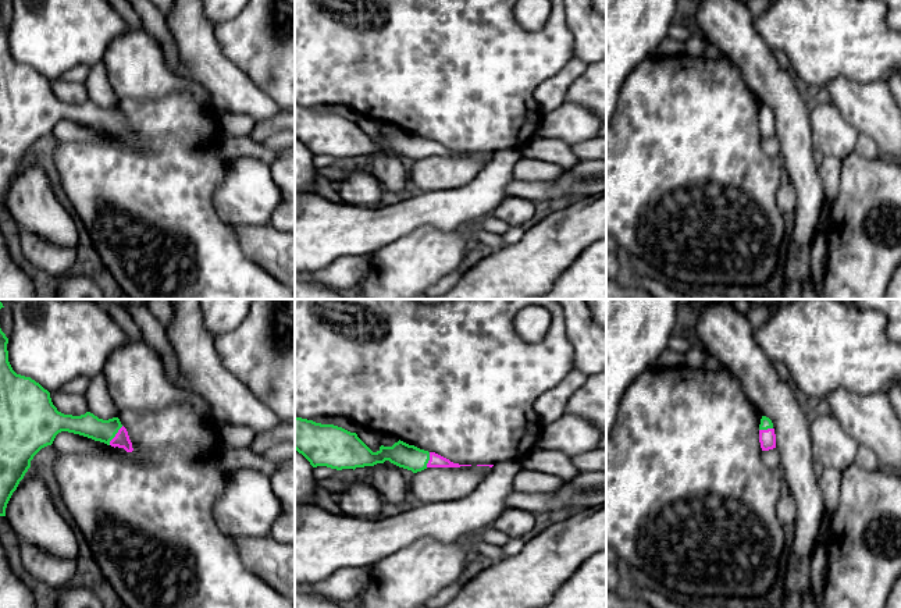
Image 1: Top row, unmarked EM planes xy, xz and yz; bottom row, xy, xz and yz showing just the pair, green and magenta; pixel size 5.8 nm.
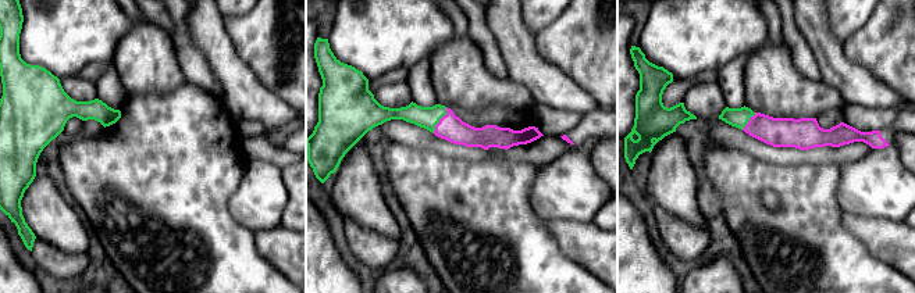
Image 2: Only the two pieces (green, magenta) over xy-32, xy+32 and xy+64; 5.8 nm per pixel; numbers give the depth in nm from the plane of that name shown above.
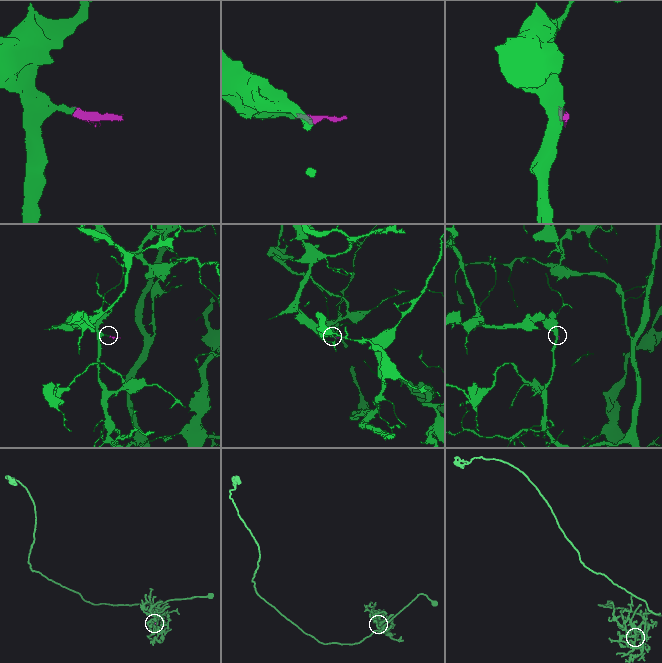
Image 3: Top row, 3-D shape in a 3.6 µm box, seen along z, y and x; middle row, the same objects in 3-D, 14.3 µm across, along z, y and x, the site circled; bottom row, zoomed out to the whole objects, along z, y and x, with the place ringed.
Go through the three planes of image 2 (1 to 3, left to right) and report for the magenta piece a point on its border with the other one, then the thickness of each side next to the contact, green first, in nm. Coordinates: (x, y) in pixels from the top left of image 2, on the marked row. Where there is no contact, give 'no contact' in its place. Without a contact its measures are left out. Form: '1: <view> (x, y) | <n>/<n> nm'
1: no contact
2: xy+32 (440, 118) | 130/150 nm
3: xy+64 (748, 120) | 110/180 nm

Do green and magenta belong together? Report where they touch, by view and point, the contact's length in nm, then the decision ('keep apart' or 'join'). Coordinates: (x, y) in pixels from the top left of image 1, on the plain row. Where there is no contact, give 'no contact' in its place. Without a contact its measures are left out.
xy (114, 124) | 140 nm | join

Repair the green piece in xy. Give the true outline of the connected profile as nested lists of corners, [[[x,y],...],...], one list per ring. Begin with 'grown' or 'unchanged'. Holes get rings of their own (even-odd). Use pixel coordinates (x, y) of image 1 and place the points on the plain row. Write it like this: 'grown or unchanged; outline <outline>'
grown; outline [[[0,17],[0,205],[6,205],[7,192],[33,145],[61,120],[133,139],[118,106],[103,109],[90,100],[81,104],[58,100],[47,78],[13,58],[7,32]]]

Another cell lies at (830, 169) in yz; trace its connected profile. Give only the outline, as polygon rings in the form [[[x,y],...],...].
[[[825,157],[819,166],[819,175],[823,181],[826,205],[831,206],[838,195],[843,160]]]

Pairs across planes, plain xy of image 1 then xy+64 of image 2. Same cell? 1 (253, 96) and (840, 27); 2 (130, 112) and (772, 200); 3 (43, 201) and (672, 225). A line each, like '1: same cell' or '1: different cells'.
1: different cells
2: different cells
3: different cells

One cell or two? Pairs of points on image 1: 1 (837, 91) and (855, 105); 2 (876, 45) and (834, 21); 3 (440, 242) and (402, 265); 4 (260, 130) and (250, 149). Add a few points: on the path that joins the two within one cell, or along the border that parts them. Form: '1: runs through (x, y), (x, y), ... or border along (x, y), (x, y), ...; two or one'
1: runs through (841, 91), (851, 100); one
2: runs through (866, 45), (857, 43), (844, 31); one
3: runs through (430, 252), (412, 265); one
4: border along (249, 135), (262, 144); two

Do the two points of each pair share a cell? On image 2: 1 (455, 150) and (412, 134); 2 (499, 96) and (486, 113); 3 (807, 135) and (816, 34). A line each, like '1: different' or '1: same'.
1: same
2: different
3: different

